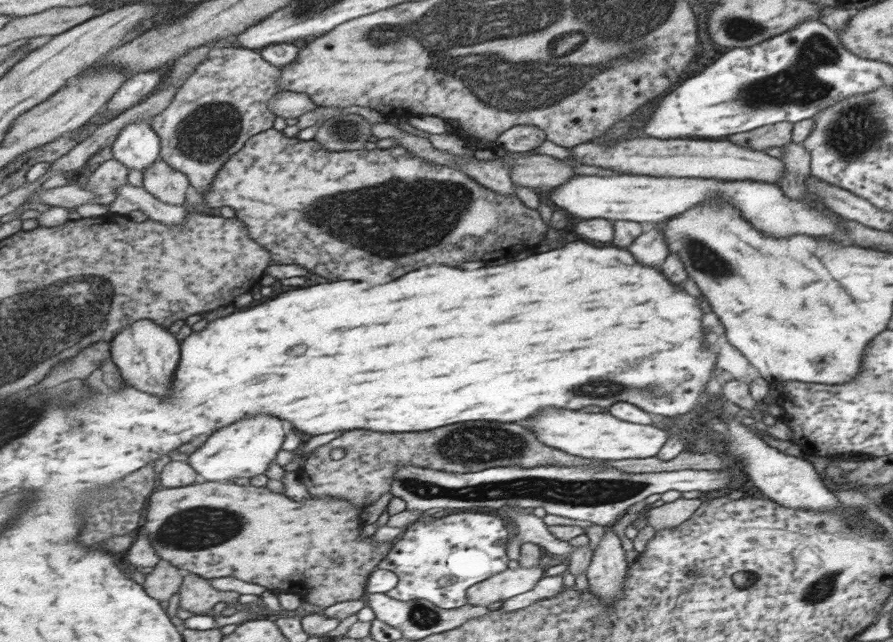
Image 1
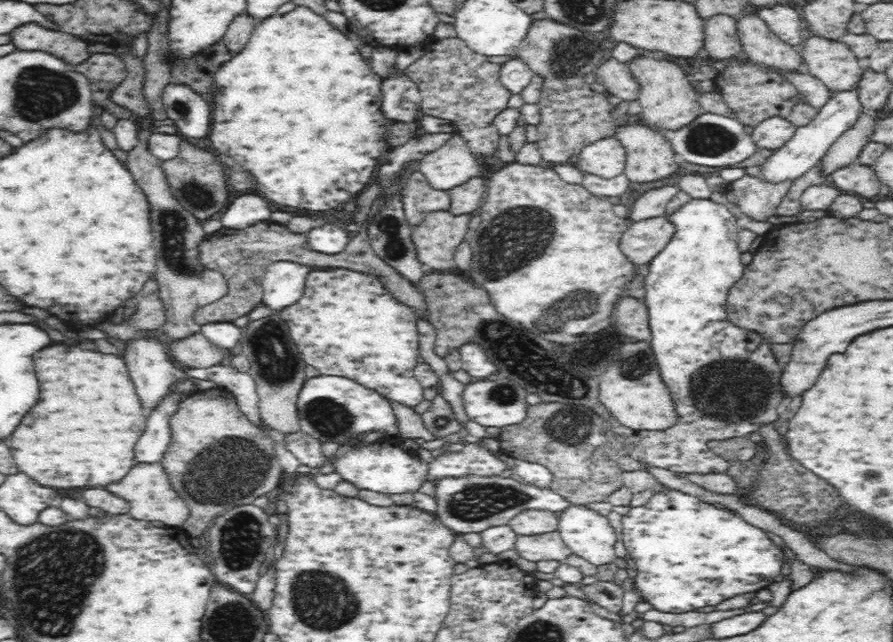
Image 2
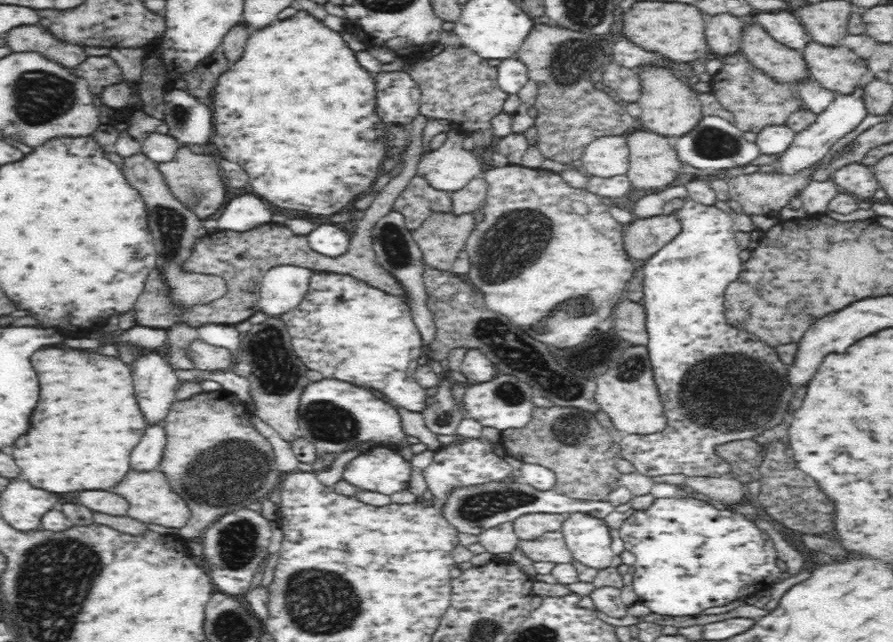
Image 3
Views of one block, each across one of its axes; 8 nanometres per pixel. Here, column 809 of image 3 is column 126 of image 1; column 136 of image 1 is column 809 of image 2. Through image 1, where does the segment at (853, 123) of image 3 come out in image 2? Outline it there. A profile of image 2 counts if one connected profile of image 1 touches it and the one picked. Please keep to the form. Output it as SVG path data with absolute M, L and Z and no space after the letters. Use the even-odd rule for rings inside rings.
M859 89L833 93L833 97L818 111L818 114L806 126L796 129L792 138L762 165L761 172L766 180L780 182L788 178L800 178L818 161L825 157L828 149L845 132L855 127L860 115L866 114L865 106L859 100Z

